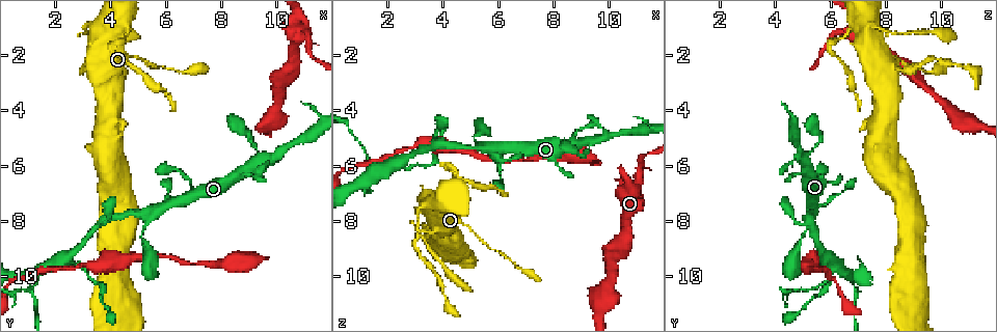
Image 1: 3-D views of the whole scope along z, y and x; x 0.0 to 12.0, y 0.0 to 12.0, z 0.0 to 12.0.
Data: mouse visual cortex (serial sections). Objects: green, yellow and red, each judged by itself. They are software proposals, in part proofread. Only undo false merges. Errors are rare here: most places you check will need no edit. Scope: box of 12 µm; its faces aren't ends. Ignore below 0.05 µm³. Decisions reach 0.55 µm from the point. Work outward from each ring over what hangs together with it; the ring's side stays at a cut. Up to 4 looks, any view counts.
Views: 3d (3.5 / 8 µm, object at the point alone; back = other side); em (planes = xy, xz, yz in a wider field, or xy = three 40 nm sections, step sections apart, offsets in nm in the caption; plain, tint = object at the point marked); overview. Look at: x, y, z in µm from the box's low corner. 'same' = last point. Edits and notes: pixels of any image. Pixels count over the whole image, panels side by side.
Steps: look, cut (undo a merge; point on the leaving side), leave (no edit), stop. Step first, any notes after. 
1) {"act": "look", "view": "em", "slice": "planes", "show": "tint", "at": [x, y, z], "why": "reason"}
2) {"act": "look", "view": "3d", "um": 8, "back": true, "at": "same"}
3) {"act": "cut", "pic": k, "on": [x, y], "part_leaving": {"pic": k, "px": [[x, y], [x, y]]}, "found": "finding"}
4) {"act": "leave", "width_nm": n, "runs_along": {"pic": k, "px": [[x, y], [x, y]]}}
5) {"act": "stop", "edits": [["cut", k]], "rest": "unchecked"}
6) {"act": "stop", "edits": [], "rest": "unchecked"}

{"act": "look", "view": "3d", "um": 3.5, "at": [4.1, 1.7, 5.9], "why": "thin neck"}

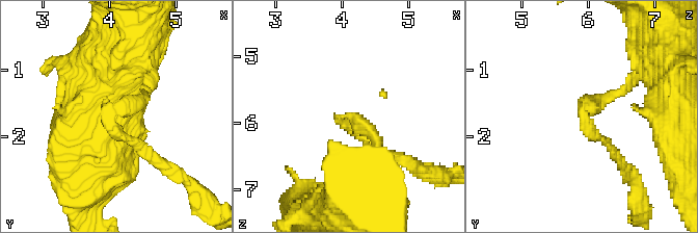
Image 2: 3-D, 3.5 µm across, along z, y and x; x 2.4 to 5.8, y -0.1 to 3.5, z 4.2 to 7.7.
{"act": "look", "view": "em", "slice": "xy", "step": 5, "show": "tint", "at": [4.00, 1.75, 5.95], "why": "now the EM"}

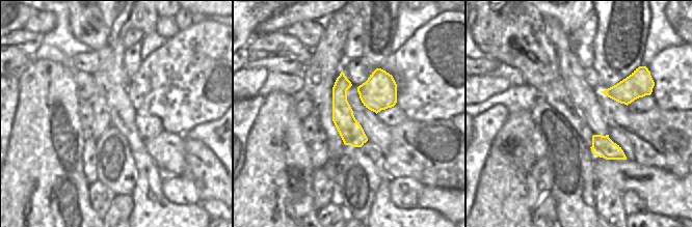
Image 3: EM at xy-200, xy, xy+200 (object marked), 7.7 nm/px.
{"act": "leave", "arm_widths_nm": [150, 150], "runs_along": {"pic": 3, "px": [[342, 76], [342, 115], [358, 144]]}, "found": "continuous, no second cell"}

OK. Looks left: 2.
{"act": "look", "view": "3d", "um": 8, "at": [3.2, 10.0, 6.0], "why": "abrupt turn"}

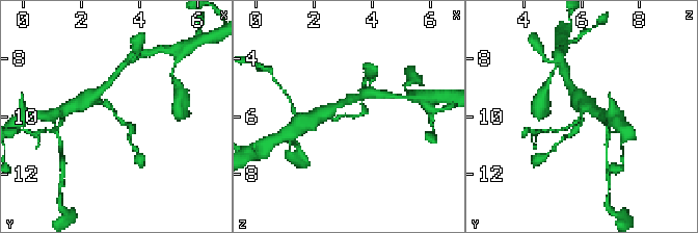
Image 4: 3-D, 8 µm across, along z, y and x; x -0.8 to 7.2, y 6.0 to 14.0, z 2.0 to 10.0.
{"act": "look", "view": "em", "slice": "planes", "show": "tint", "at": [3.2, 10.0, 6.0], "arm_widths_nm": [150, 200]}

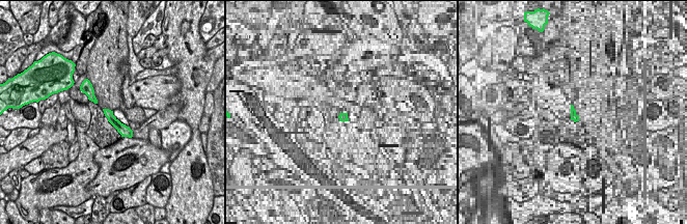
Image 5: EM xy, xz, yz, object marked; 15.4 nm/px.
{"act": "leave", "width_nm": 140, "runs_along": {"pic": 5, "px": [[106, 111], [121, 129], [130, 134]]}, "found": "all the same cell"}

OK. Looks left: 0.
{"act": "stop", "edits": [], "rest": "unchecked"}

